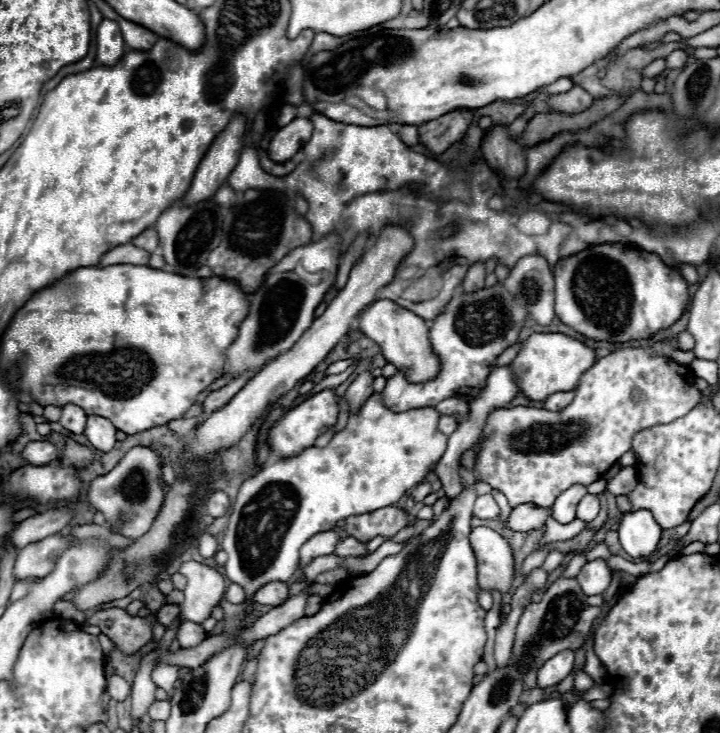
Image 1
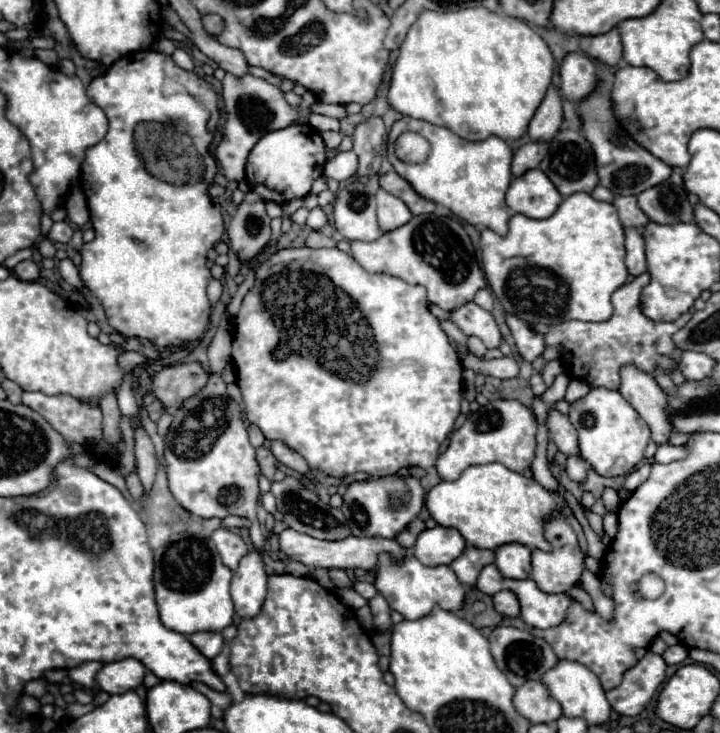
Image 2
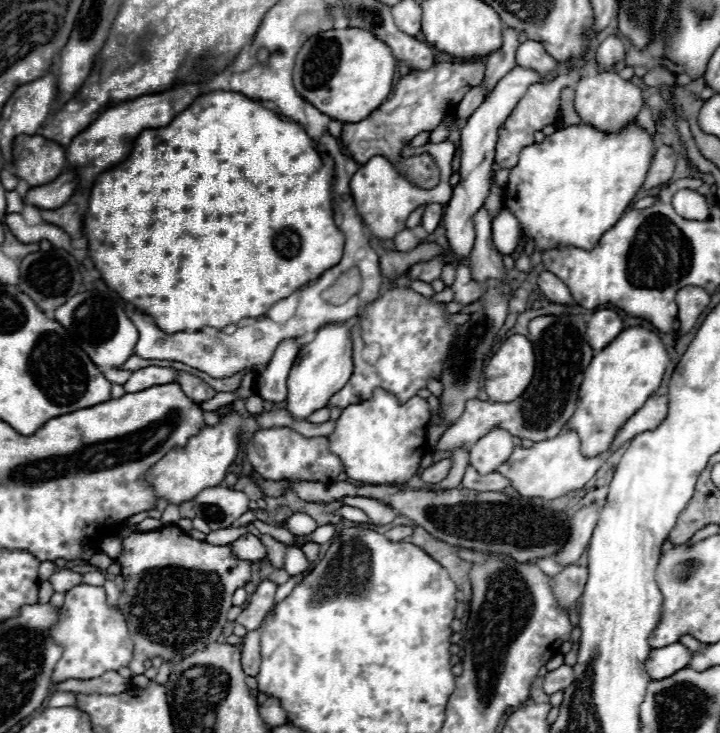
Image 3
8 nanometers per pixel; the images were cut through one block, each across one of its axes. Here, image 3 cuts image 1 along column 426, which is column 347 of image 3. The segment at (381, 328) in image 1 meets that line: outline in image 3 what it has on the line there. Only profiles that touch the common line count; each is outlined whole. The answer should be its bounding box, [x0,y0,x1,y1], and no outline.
[286,322,352,420]

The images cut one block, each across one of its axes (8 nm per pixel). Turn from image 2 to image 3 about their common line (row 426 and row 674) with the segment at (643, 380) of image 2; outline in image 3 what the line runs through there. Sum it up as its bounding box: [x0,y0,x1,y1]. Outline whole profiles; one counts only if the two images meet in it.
[646,644,692,678]

